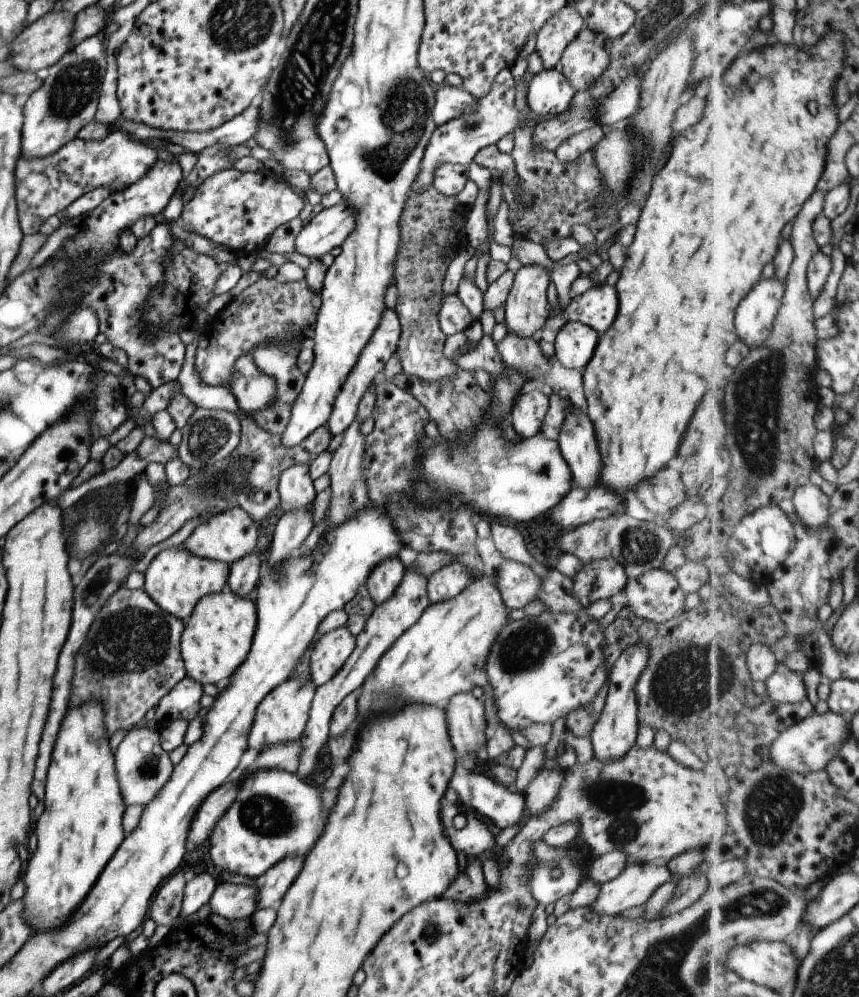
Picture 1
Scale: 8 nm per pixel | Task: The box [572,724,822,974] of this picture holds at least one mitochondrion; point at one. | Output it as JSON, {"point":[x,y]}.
{"point":[767,808]}

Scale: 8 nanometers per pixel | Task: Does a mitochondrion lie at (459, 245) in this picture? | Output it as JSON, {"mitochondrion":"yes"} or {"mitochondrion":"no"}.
{"mitochondrion":"no"}

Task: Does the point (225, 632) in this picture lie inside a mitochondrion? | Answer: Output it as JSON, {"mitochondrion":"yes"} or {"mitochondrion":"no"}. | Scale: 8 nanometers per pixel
{"mitochondrion":"no"}

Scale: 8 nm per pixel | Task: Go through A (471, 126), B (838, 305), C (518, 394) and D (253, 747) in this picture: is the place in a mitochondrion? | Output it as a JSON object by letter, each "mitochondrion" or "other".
{"A":"mitochondrion","B":"other","C":"other","D":"other"}

